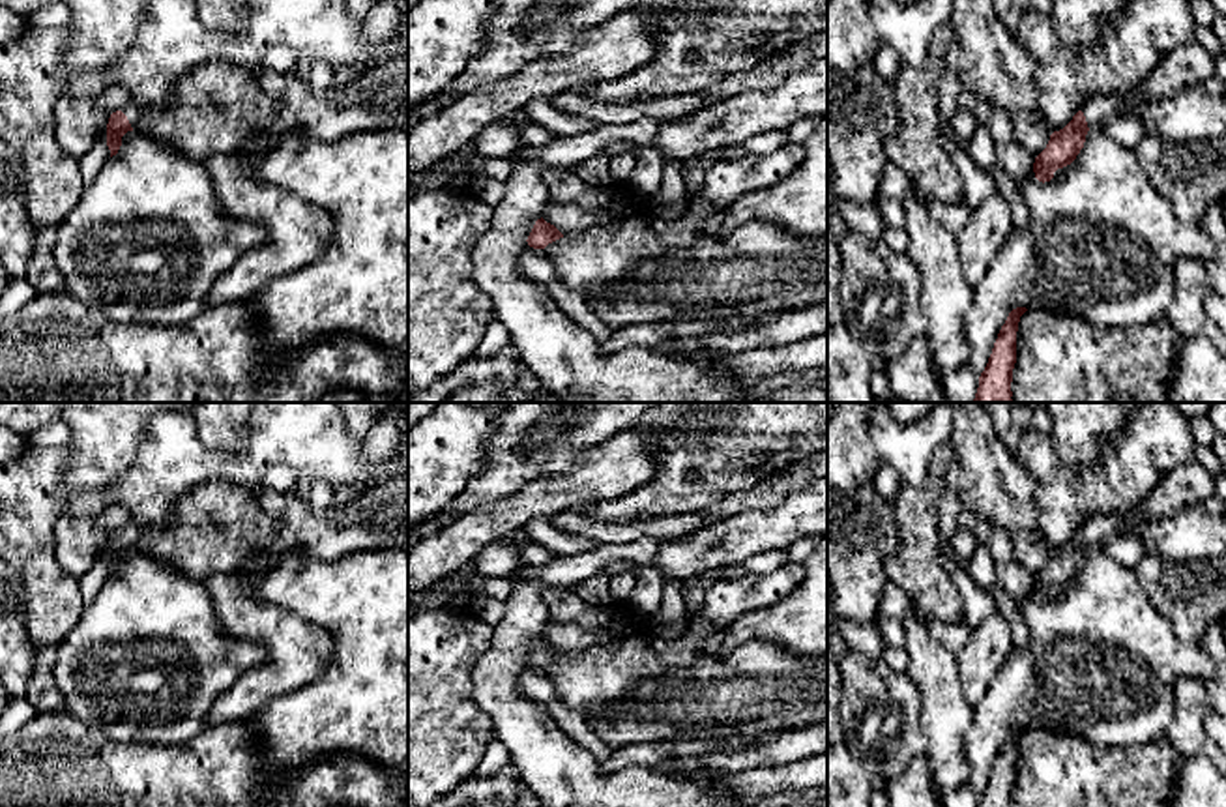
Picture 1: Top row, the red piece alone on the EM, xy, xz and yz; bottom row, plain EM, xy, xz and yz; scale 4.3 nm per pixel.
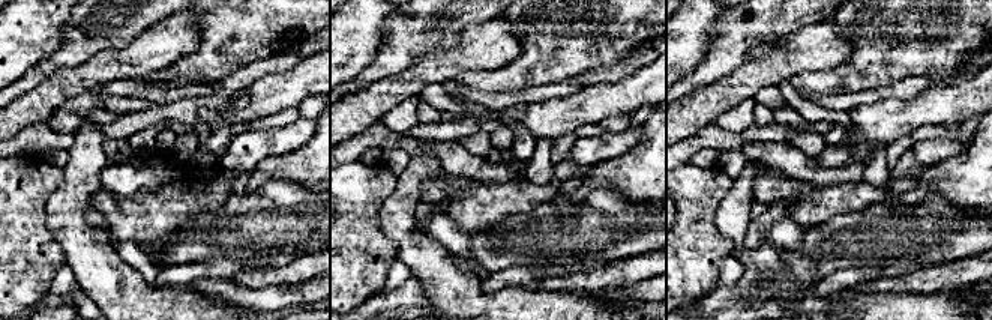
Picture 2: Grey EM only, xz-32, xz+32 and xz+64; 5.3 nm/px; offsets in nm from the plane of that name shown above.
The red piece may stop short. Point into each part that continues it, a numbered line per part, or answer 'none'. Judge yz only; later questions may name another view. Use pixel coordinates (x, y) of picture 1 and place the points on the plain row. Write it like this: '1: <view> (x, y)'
1: yz (1187, 485)

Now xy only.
1: xy (214, 528)

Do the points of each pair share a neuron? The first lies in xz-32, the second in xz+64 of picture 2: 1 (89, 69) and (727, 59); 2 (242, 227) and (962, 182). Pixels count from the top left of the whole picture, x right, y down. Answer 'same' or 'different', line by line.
1: different
2: different

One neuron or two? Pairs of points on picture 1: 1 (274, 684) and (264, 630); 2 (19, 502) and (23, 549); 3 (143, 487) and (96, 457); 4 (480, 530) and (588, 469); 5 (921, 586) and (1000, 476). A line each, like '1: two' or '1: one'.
1: one
2: one
3: two
4: one
5: two

